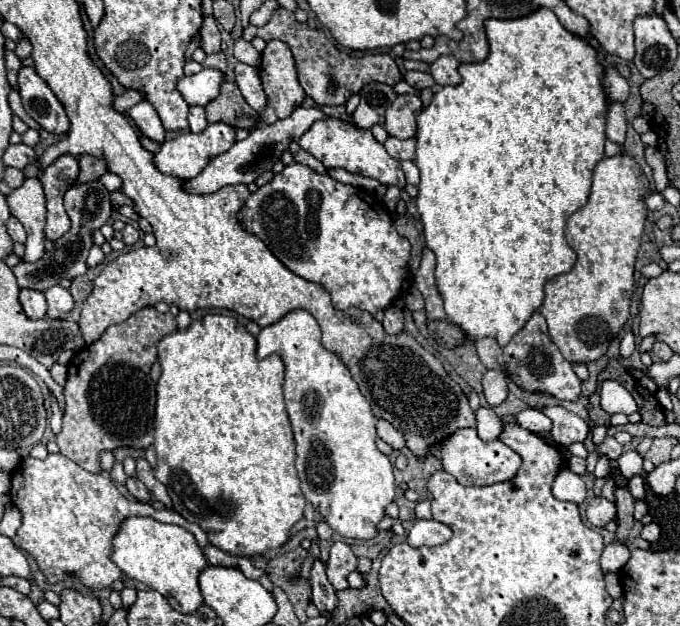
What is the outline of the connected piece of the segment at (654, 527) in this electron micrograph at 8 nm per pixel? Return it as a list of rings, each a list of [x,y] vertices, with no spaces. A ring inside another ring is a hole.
[[[649,523],[649,525],[645,525],[643,531],[641,531],[641,537],[643,537],[645,541],[649,541],[649,543],[659,541],[659,537],[661,537],[661,529],[659,529],[659,525],[657,525],[657,523]]]

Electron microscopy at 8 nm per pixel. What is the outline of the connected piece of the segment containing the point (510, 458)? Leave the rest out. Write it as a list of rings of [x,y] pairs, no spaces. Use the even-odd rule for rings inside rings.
[[[475,427],[457,429],[451,437],[437,443],[435,449],[439,451],[439,461],[443,465],[443,471],[453,475],[461,485],[479,485],[481,487],[481,485],[509,481],[511,477],[515,477],[517,469],[521,467],[521,457],[513,449],[509,449],[499,439],[495,441],[479,439]]]

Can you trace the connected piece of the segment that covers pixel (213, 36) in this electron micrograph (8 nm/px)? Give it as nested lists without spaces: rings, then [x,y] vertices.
[[[209,15],[209,17],[203,19],[203,25],[201,25],[201,31],[199,33],[203,37],[201,49],[207,55],[221,51],[221,33],[219,33],[219,27],[217,27],[217,21],[215,21],[213,15]]]

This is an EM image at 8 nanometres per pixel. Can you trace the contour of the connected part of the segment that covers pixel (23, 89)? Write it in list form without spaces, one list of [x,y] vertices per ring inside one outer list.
[[[21,67],[19,93],[25,111],[49,133],[65,135],[71,127],[63,105],[49,89],[49,85],[35,73],[33,67]]]

